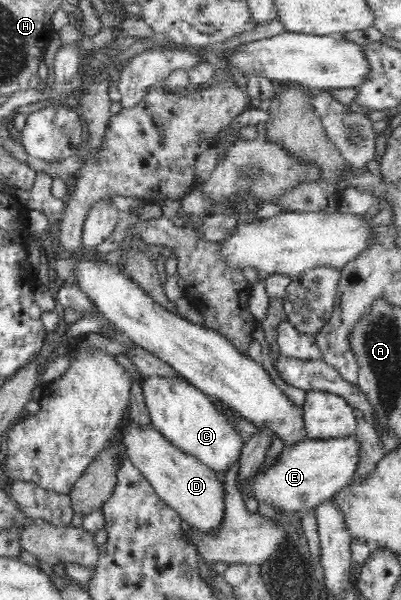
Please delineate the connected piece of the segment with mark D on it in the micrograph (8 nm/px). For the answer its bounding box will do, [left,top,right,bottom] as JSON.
[118,423,226,534]

